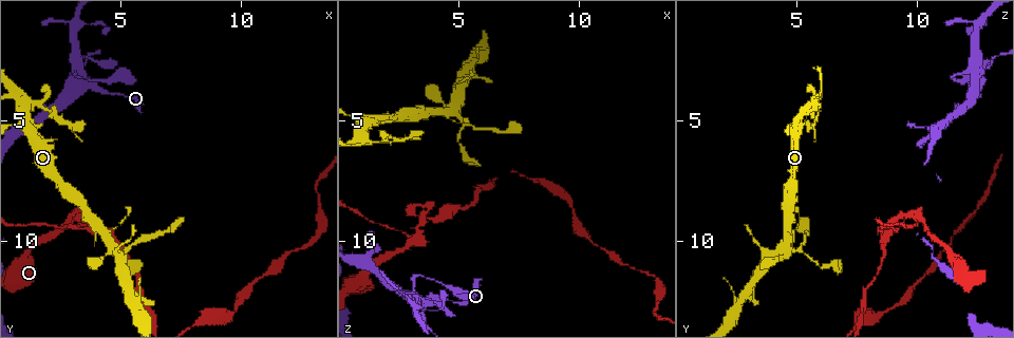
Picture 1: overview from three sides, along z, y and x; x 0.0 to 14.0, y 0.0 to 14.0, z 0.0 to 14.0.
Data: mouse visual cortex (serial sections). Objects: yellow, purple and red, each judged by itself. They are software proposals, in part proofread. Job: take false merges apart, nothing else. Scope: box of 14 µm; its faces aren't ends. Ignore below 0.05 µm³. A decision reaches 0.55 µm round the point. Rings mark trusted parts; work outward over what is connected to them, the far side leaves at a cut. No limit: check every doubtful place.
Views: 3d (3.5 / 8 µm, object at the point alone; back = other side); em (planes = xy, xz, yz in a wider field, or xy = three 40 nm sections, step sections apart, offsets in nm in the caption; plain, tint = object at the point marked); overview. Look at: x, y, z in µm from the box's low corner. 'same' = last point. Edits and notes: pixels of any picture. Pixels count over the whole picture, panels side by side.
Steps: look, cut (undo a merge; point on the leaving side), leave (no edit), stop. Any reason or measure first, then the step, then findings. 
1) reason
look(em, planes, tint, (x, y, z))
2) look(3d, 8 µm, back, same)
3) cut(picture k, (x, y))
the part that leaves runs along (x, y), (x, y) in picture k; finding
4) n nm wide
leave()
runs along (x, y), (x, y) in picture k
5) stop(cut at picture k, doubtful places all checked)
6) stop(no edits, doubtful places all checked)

four-way junction
look(3d, 3.5 µm, (3.2, 2.8, 12.5))

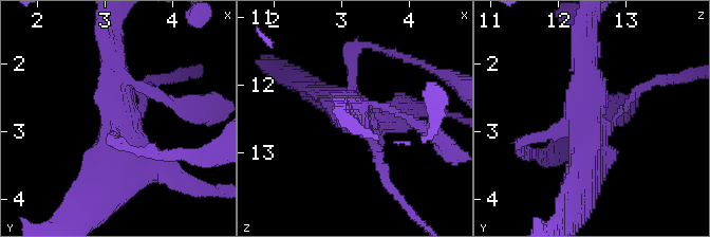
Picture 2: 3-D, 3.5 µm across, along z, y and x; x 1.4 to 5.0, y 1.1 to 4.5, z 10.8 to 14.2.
4 arms; arms of 100, 150, 350, 400 nm
look(em, xy, step 5, tint, (3.20, 2.90, 12.45))

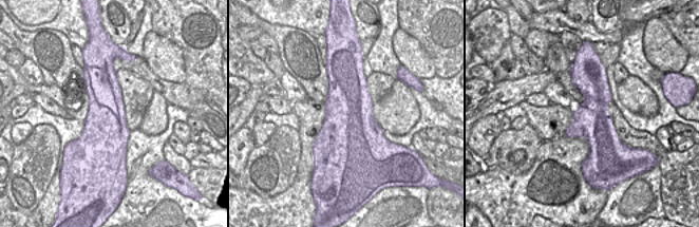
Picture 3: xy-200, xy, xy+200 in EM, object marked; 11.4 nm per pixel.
leave()
runs along (156, 170), (120, 134), (111, 47) in picture 2; one cell here

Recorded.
abrupt turn
look(3d, 3.5 µm, (3.2, 3.1, 11.5))

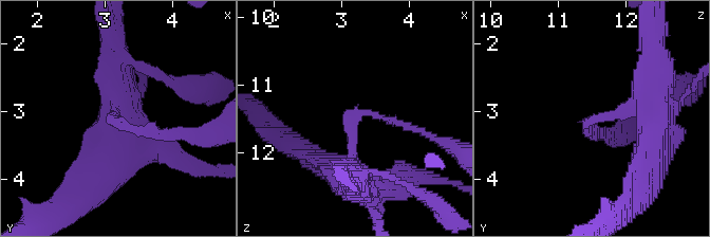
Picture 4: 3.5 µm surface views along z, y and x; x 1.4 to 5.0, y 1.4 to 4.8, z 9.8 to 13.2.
arms of 150, 250 nm
look(em, xy, step 5, tint, (3.20, 3.15, 11.45))

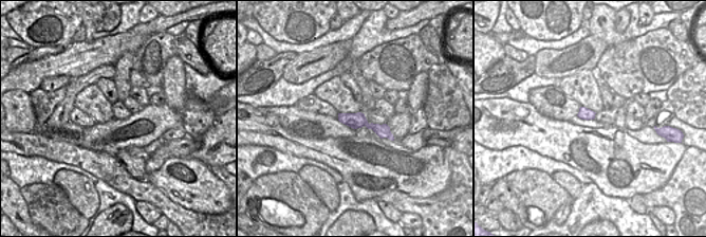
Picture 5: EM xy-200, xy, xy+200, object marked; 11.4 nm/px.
leave()
runs along (340, 115), (361, 121), (389, 135) in picture 5; continuous, no second cell

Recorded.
three-way junction
look(3d, 3.5 µm, (3.1, 8.8, 10.1))

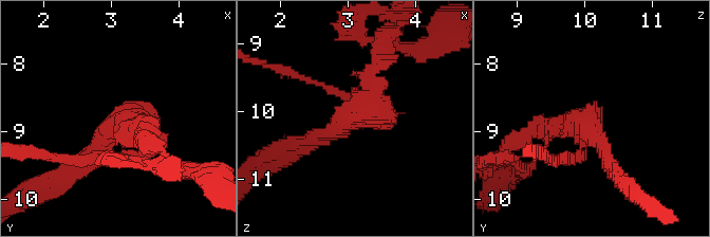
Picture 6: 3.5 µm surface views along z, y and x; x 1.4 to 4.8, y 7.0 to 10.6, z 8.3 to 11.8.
shape alone is not enough
look(em, xy, step 3, tint, (3.15, 8.90, 10.05))

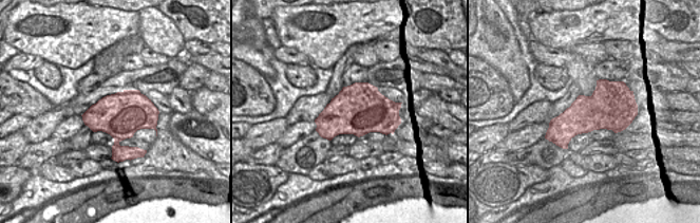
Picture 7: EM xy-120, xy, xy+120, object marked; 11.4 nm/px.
another direction
look(em, xy, step 5, tint, same)

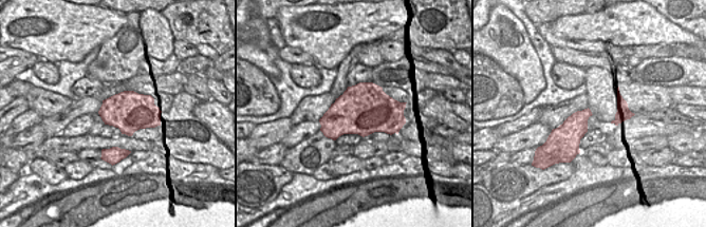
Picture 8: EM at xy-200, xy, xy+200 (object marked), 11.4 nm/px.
600 nm wide
leave()
runs along (312, 143), (371, 105), (380, 53) in picture 6; all the same cell

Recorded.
sharp bend
look(3d, 3.5 µm, (3.3, 9.5, 8.5))

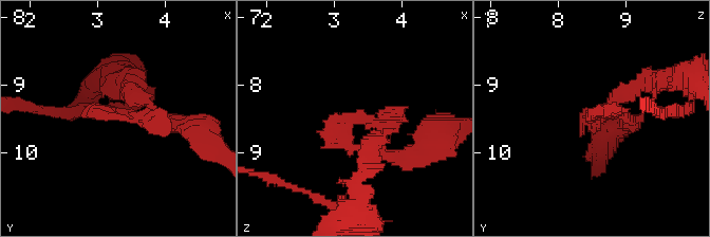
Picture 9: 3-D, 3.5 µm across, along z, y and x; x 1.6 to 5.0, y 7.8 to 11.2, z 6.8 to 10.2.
look(em, xy, step 3, tint, (3.40, 9.50, 8.50))

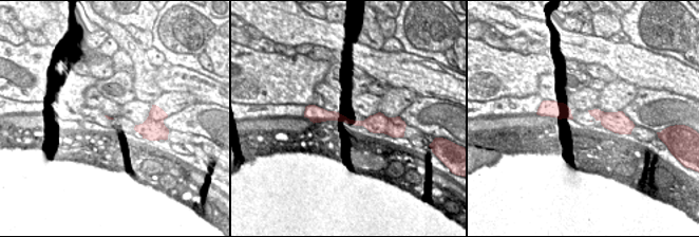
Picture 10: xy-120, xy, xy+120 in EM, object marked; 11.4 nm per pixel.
leave()
runs along (306, 113), (394, 125) in picture 10; all the same cell

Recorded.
sudden change in width
look(3d, 3.5 µm, (2.0, 4.4, 5.9))

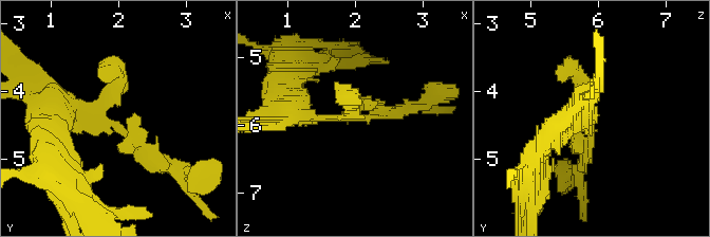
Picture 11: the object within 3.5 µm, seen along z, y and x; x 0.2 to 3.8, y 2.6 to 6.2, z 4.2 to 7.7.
shape alone is not enough
look(em, xy, step 3, plain, (1.90, 4.40, 5.95))

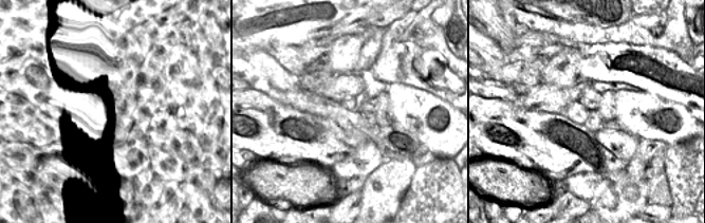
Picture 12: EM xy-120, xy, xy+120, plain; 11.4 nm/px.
look(em, xy, step 3, tint, same)

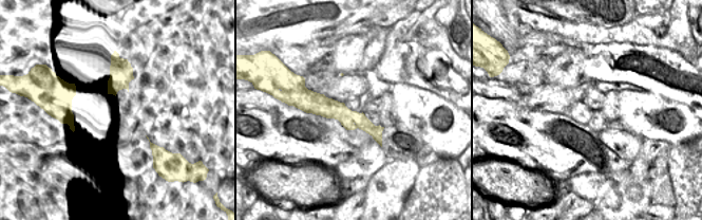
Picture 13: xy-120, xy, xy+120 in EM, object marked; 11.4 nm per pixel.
leave()
runs along (308, 104), (362, 122), (379, 140) in picture 13; one cell here

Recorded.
calibre changes
look(3d, 3.5 µm, (2.6, 4.9, 5.8))

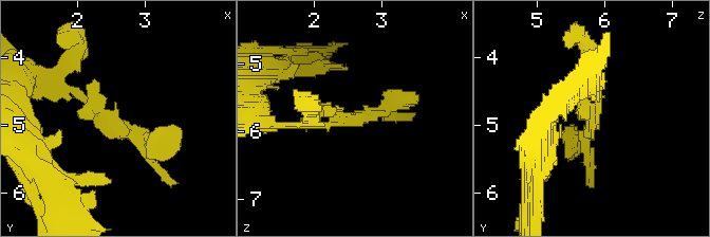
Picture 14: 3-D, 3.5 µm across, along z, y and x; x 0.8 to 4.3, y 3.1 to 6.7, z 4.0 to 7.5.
look(em, xy, step 1, tint, (2.60, 4.95, 5.85))

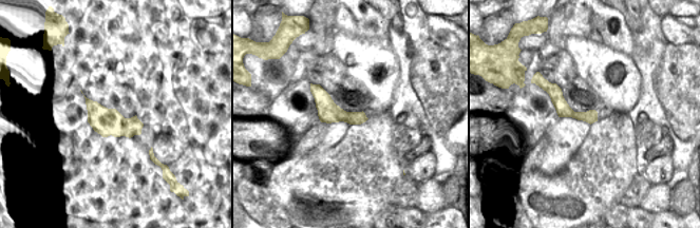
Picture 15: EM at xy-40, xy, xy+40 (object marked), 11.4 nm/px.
leave()
continuous, no second cell

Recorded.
stop(no edits, doubtful places all checked)

